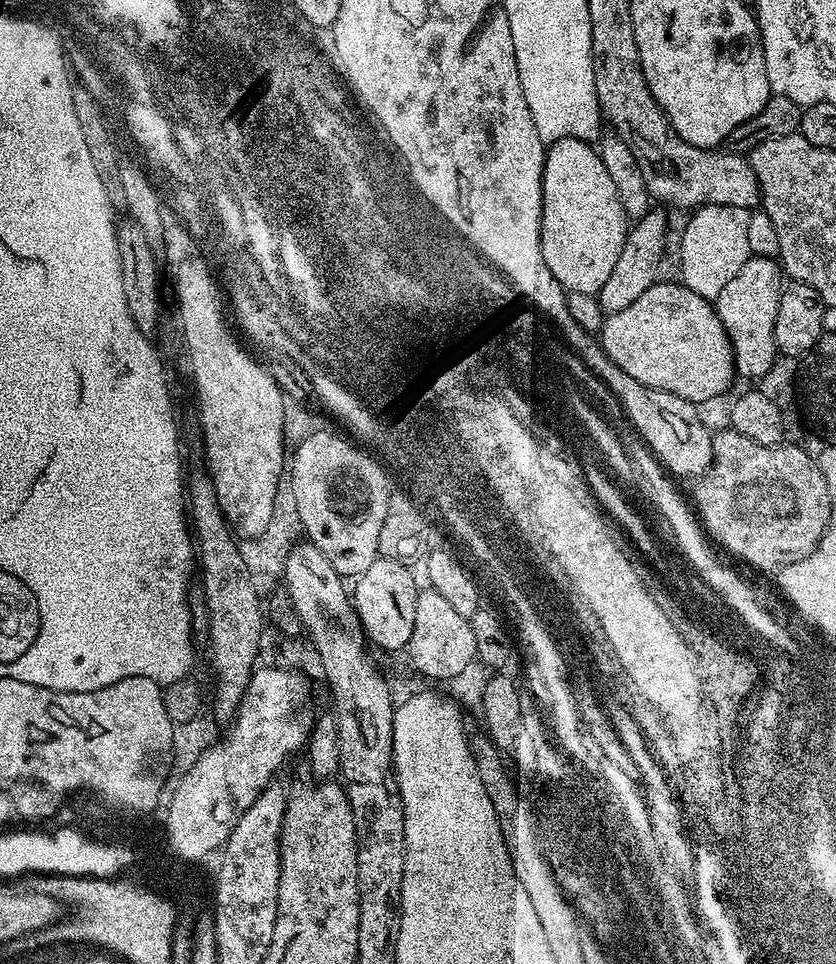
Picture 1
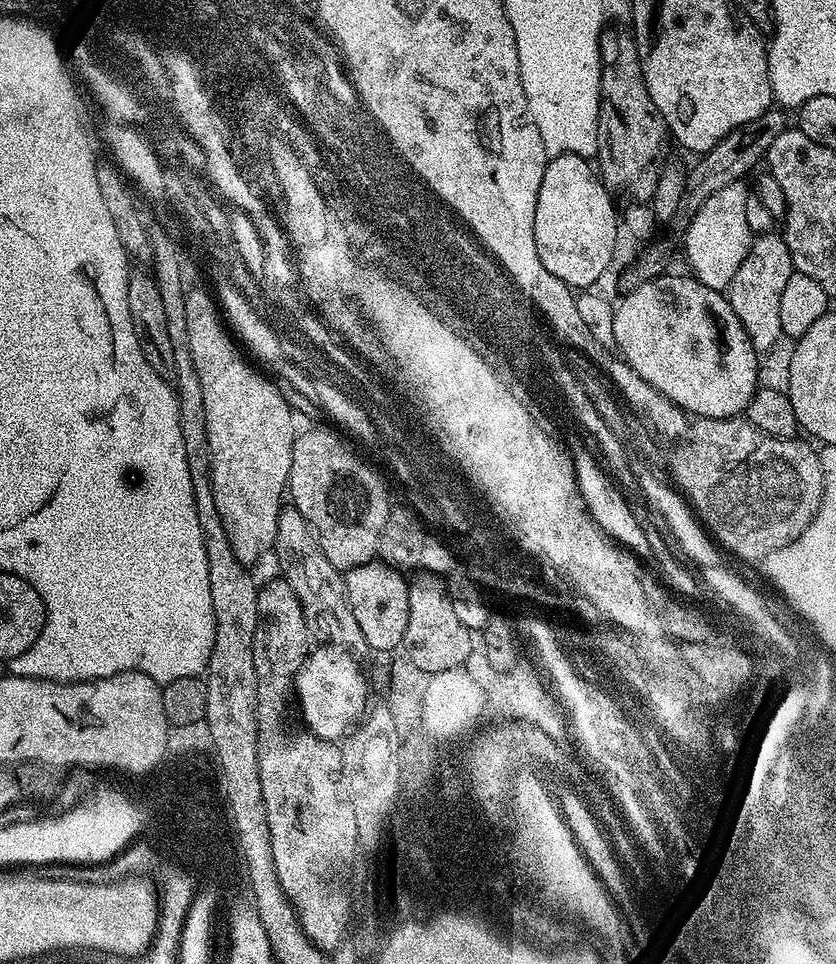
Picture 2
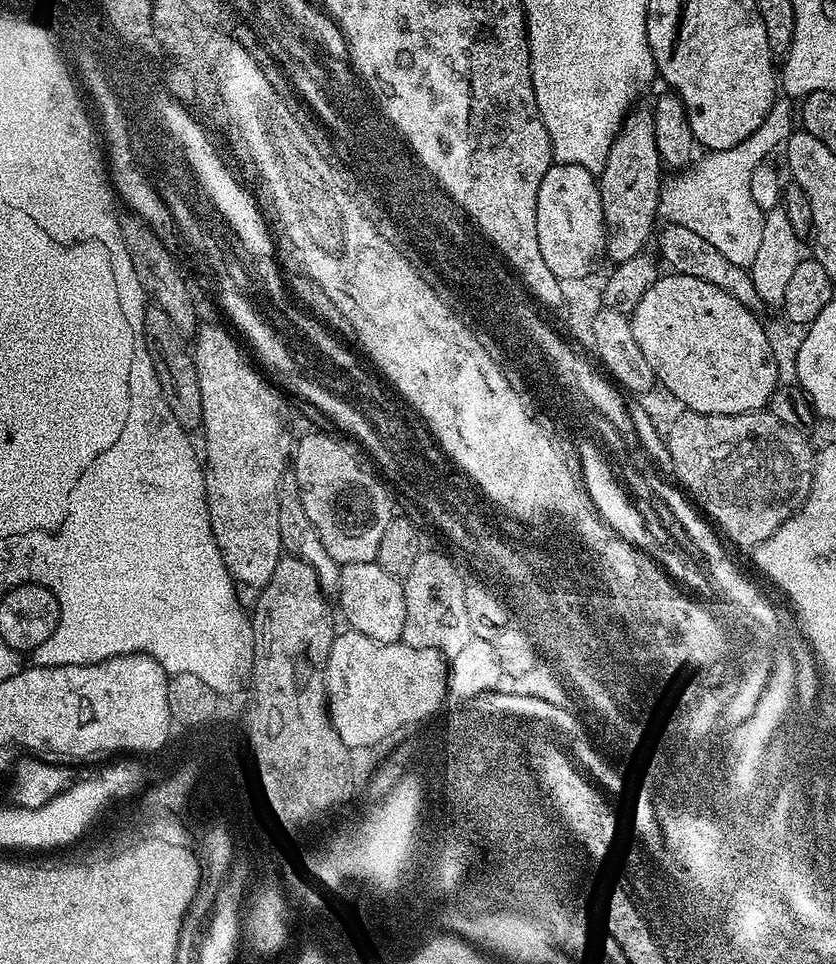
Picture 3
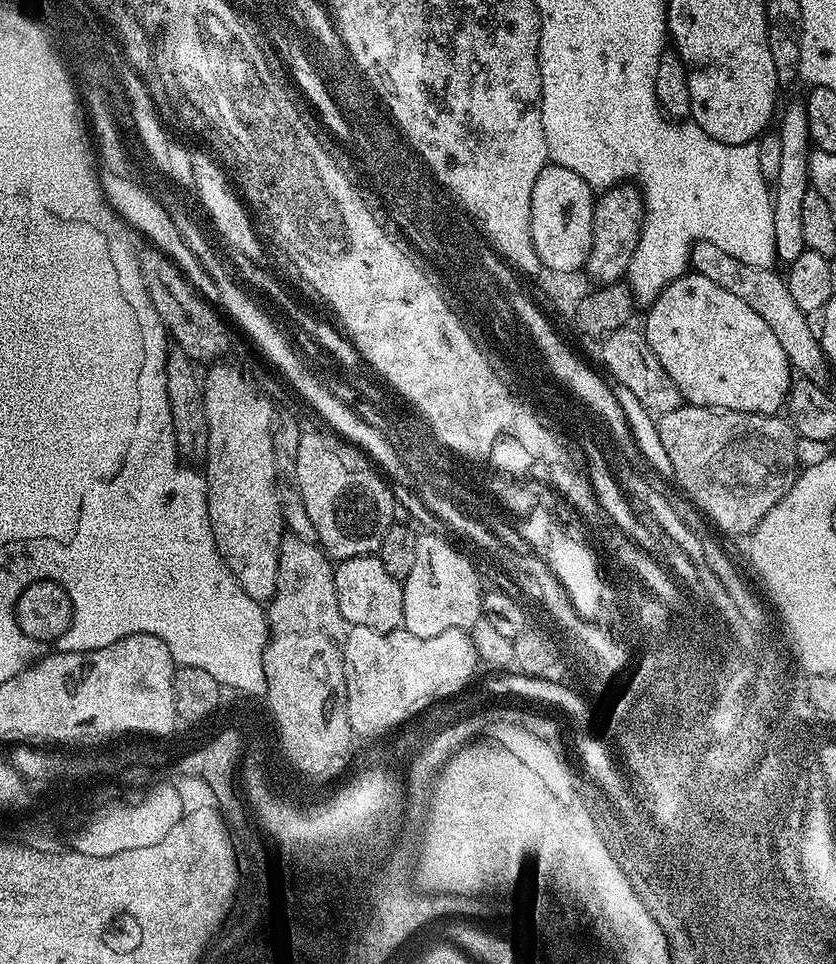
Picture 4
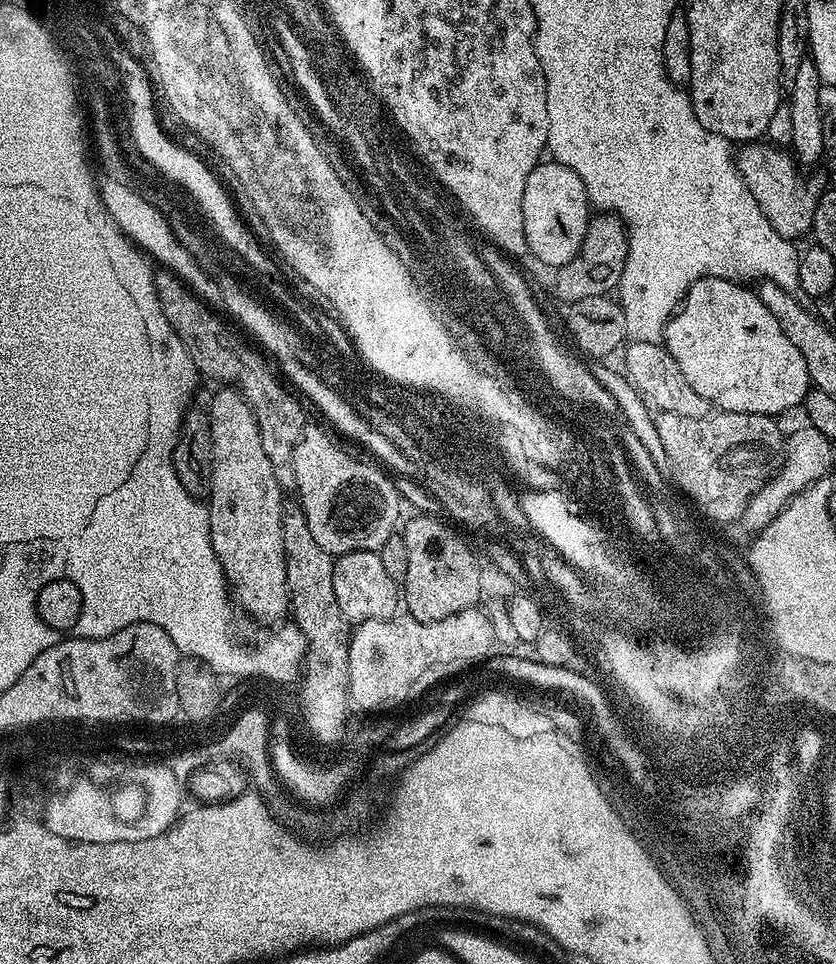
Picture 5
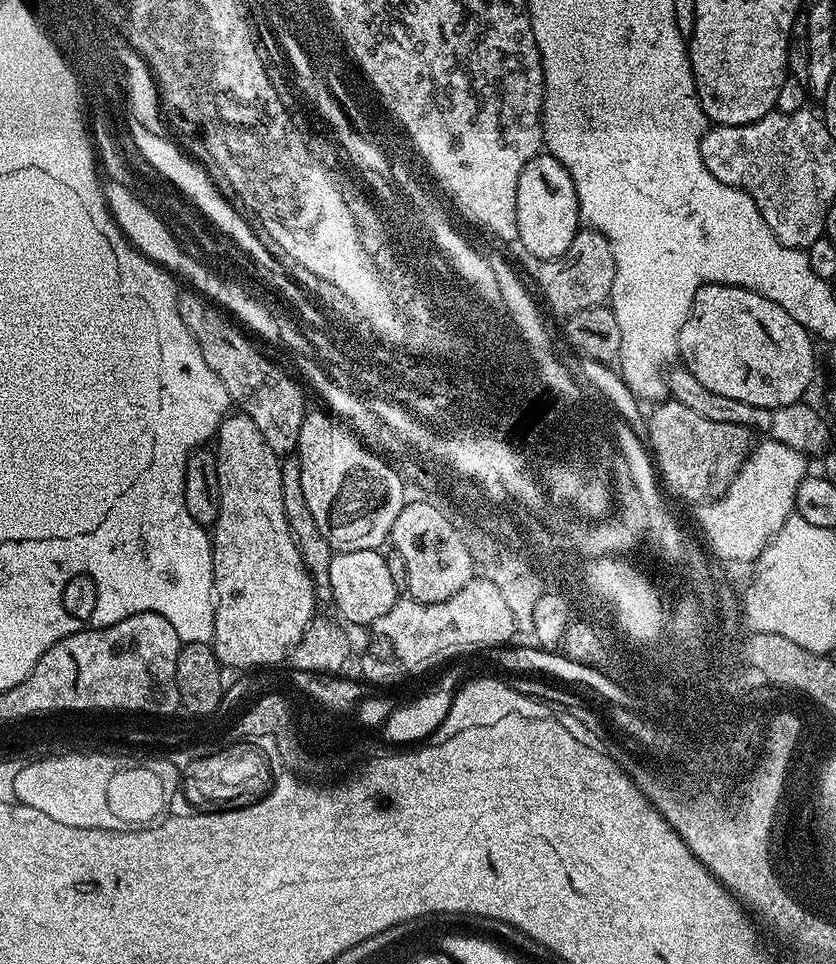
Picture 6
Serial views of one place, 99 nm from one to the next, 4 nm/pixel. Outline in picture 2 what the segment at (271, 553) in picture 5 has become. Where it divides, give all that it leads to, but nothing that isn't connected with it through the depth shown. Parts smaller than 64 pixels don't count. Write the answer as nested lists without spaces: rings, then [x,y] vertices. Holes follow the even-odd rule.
[[[192,296],[188,300],[186,334],[190,338],[190,358],[194,362],[198,382],[202,382],[202,398],[206,401],[208,461],[212,467],[214,502],[218,506],[222,526],[226,526],[226,538],[230,538],[234,554],[238,554],[244,564],[252,566],[255,560],[262,559],[267,552],[269,555],[276,543],[278,518],[286,500],[290,462],[298,428],[292,425],[292,412],[283,394],[262,373],[255,372],[244,361],[245,353],[238,347],[234,336],[220,331],[220,320],[216,320],[216,312],[212,312],[208,296]]]

